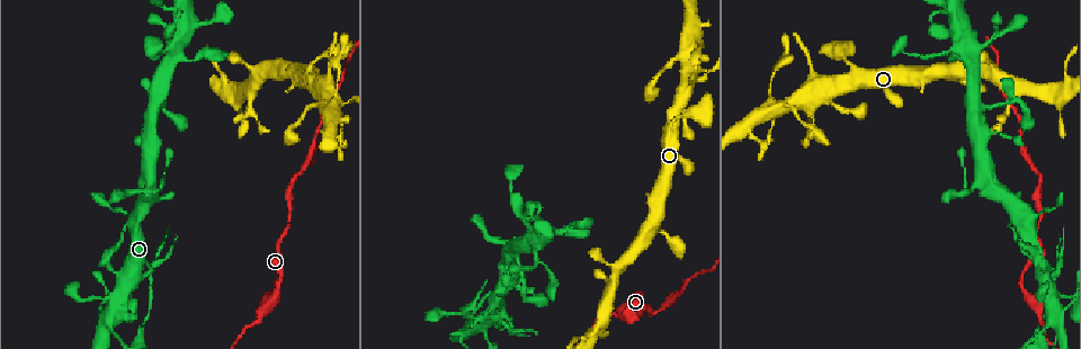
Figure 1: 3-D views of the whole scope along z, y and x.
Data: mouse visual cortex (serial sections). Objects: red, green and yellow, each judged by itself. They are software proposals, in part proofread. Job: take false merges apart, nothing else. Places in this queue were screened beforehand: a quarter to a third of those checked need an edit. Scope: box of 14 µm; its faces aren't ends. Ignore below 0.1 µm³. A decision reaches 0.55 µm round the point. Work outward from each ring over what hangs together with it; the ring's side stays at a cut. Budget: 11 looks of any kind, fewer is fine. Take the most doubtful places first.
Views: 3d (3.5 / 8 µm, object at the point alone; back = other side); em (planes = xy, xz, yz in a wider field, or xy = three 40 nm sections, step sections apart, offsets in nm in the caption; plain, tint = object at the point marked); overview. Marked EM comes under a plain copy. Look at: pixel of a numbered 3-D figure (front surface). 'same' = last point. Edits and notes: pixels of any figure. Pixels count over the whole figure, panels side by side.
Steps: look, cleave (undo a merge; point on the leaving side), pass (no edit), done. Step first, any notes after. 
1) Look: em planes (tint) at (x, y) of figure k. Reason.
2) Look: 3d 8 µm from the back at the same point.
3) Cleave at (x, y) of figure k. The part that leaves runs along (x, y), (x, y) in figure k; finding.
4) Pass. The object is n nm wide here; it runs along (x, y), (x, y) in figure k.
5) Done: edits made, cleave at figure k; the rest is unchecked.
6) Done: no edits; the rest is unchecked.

Look: 3d 8 µm at (1056, 273) of figure 1. Abrupt turn.

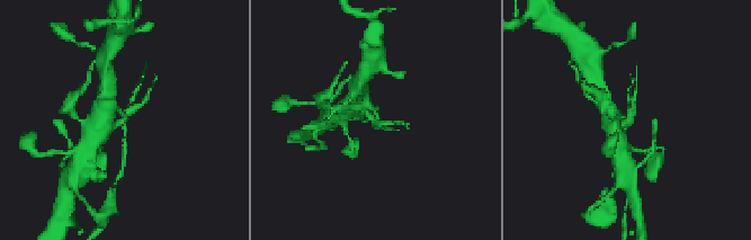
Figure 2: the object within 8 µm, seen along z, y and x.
Look: 3d 3.5 µm at (377, 118) of figure 2.

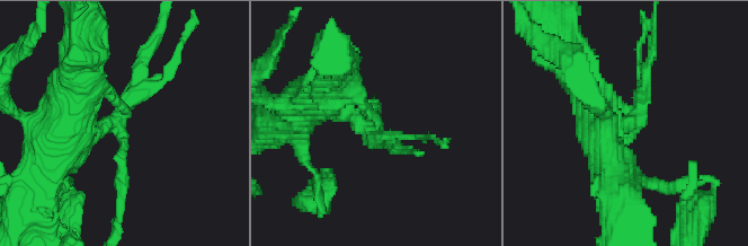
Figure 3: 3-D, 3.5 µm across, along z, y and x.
Look: em planes (tint) at (632, 126) of figure 3. Shape alone is not enough.

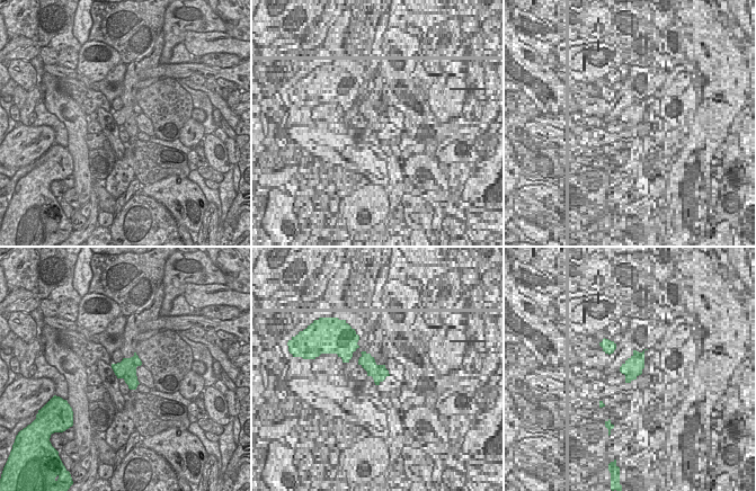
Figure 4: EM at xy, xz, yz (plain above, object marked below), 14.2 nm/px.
Cleave at (121, 161) of figure 3. The object is 280 nm wide here; the part that leaves runs along (118, 130), (125, 140), (118, 230) in figure 3; two cells meet here.

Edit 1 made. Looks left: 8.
Look: overview. Redraw.

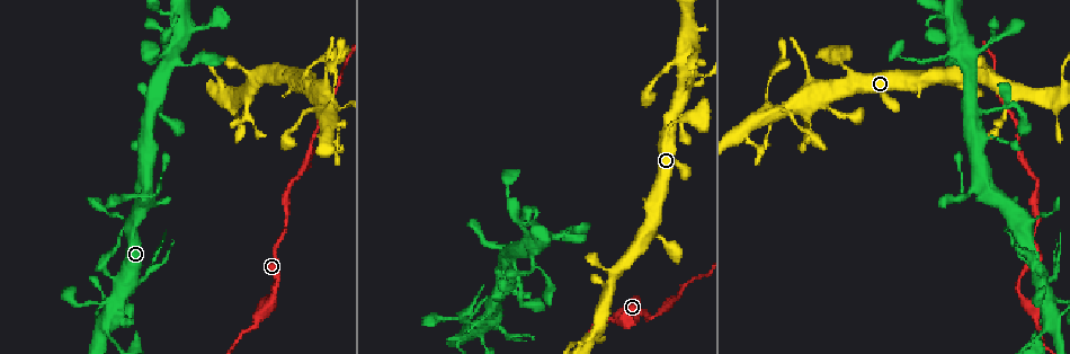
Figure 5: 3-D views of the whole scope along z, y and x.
Look: 3d 3.5 µm at (332, 99) of figure 5. Three-way junction.

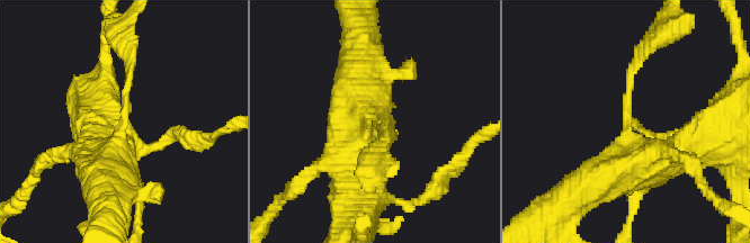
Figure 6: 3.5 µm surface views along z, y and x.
Look: em xy step 3 (tint) at (627, 123) of figure 6. 3 arms meet here; the arms are 100, 500, 600 nm wide; now the EM.

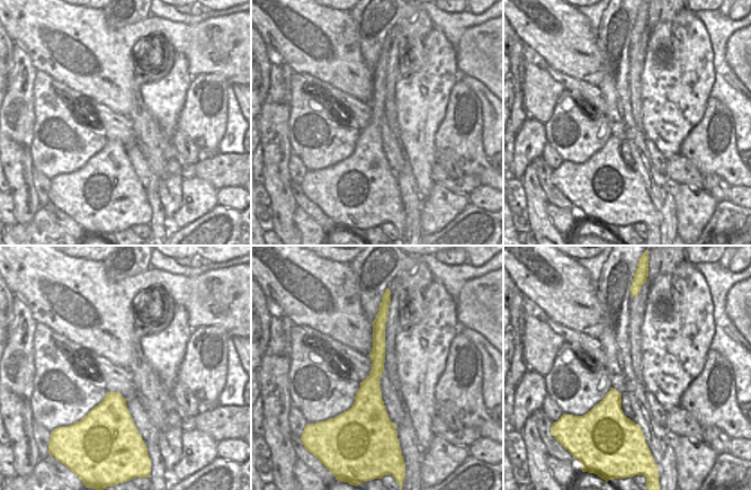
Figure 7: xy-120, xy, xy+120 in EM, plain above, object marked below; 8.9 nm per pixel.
Pass. The object is 240 nm wide here; it runs along (661, 159), (624, 155), (630, 77), (644, 52) in figure 6; all the same cell.

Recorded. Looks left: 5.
Look: 3d 3.5 µm at (1003, 109) of figure 5.

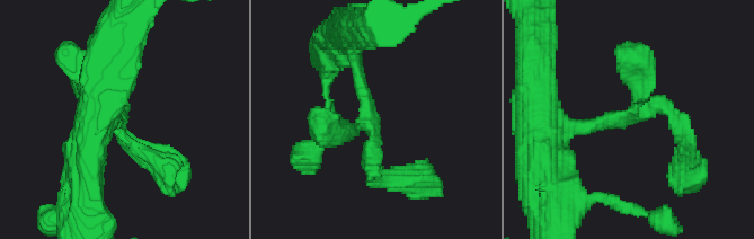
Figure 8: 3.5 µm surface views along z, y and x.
Look: em xy step 3 (tint) at (367, 121) of figure 8. Shape alone is not enough.

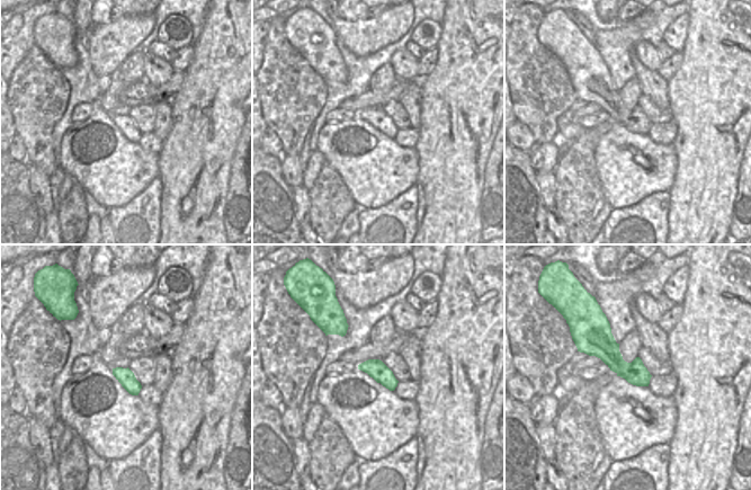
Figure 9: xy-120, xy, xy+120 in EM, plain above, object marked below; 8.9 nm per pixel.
Pass. It runs along (355, 54), (379, 178) in figure 8; one cell here.

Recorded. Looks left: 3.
Look: 3d 3.5 µm at (626, 315) of figure 5. Thick turns thin.

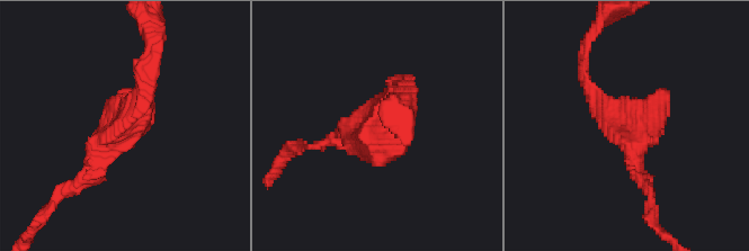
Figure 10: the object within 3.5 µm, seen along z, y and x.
Look: em xy step 3 (tint) at (374, 129) of figure 10. Shape alone is not enough.

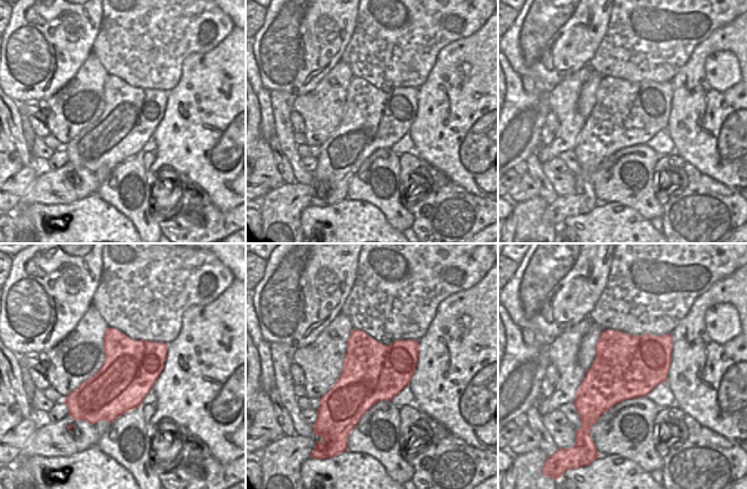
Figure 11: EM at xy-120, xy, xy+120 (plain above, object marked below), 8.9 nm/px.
Pass. It runs along (150, 80), (77, 184) in figure 10; all the same cell.

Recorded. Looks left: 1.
Done: edits made, cleave at figure 3; the rest is unchecked.

